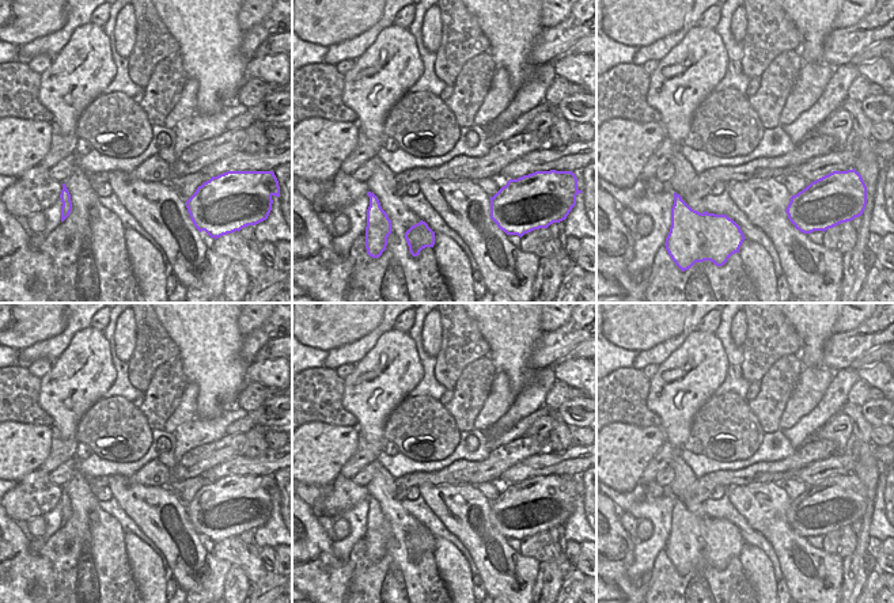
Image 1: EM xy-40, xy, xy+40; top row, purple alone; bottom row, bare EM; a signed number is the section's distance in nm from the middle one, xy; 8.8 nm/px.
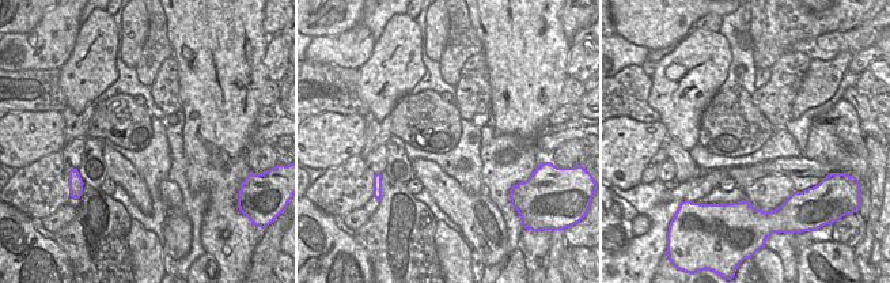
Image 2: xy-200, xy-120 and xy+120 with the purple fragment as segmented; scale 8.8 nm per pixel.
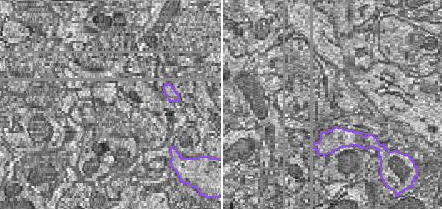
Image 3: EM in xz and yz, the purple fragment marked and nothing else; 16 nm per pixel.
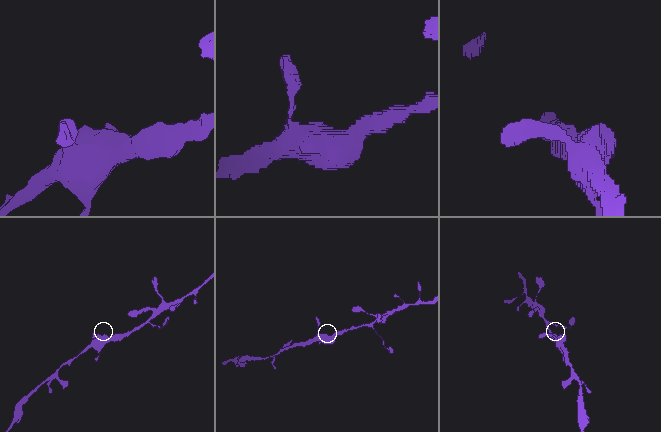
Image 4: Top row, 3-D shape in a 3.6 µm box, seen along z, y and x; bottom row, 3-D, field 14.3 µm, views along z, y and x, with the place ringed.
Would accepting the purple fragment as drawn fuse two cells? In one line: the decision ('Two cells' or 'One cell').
One cell.

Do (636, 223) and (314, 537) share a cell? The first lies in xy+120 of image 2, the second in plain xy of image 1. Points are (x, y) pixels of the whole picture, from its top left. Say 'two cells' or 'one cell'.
two cells

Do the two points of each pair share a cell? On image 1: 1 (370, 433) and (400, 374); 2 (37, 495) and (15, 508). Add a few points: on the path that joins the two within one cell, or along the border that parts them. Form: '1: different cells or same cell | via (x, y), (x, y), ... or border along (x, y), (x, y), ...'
1: same cell | via (371, 418), (371, 405), (385, 389)
2: same cell | via (31, 497), (21, 504)

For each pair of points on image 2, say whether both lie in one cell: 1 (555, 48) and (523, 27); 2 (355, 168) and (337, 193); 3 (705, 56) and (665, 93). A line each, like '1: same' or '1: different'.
1: same
2: same
3: same

